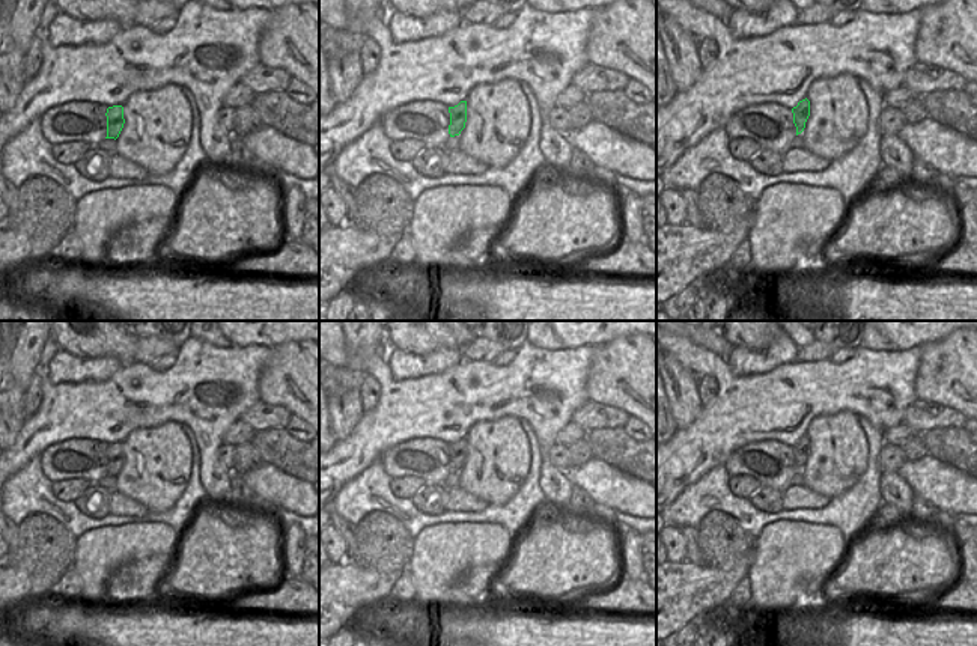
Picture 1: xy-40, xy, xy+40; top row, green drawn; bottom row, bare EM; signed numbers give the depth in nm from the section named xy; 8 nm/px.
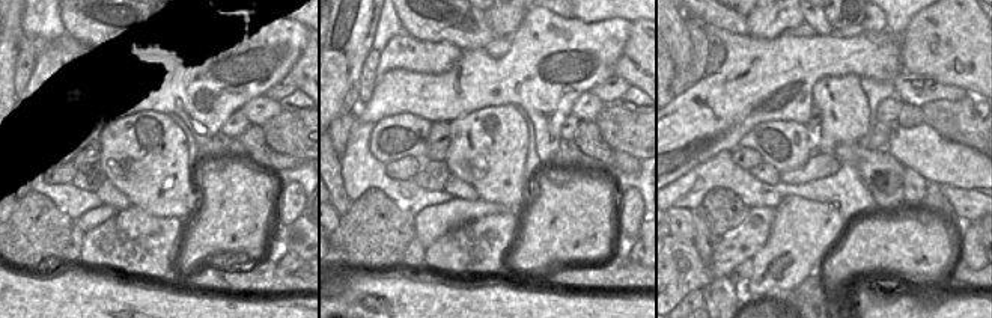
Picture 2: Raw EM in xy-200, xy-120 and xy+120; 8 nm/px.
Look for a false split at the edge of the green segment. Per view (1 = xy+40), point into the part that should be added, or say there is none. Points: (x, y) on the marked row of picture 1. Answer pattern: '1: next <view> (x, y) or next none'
1: next none

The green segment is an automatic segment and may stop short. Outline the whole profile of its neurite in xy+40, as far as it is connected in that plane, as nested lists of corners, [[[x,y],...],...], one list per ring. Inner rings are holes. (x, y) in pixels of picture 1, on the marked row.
[[[805,98],[798,102],[796,107],[792,108],[793,123],[796,126],[796,136],[801,134],[805,128],[805,122],[810,116],[810,101]]]

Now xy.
[[[461,101],[455,107],[449,107],[450,113],[450,125],[449,125],[449,134],[450,137],[459,136],[461,131],[465,128],[467,122],[467,101]]]

